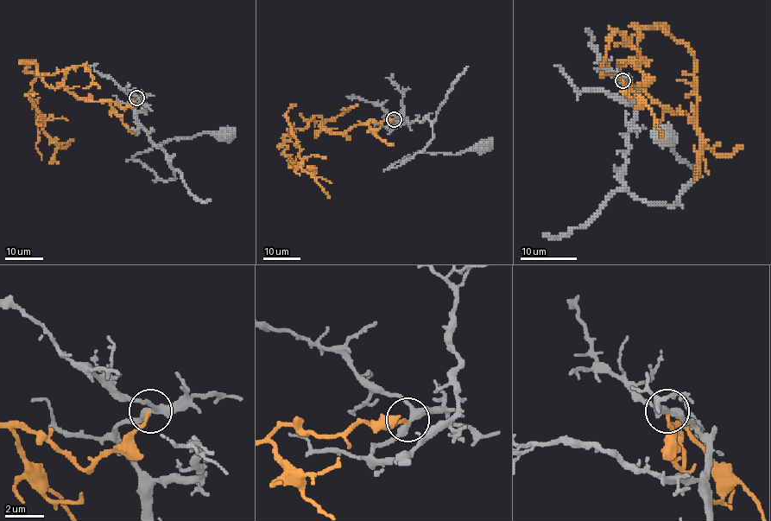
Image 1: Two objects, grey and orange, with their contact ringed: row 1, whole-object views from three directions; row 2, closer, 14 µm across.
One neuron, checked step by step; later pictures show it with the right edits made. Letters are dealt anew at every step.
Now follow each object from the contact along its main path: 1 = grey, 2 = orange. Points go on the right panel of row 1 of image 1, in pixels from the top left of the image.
1: (623, 80), (635, 123), (622, 181), (672, 206), (696, 176), (673, 150), (676, 137), (654, 130)
2: (623, 80), (659, 25), (694, 60), (696, 116), (601, 75)

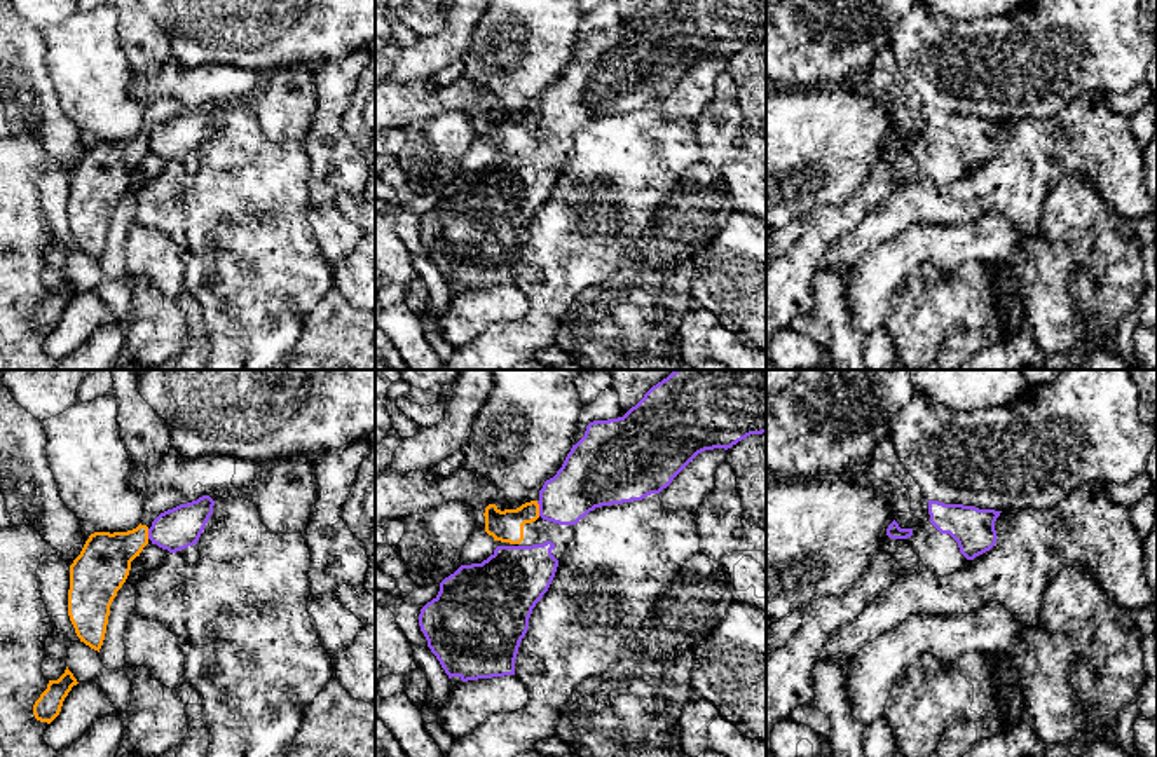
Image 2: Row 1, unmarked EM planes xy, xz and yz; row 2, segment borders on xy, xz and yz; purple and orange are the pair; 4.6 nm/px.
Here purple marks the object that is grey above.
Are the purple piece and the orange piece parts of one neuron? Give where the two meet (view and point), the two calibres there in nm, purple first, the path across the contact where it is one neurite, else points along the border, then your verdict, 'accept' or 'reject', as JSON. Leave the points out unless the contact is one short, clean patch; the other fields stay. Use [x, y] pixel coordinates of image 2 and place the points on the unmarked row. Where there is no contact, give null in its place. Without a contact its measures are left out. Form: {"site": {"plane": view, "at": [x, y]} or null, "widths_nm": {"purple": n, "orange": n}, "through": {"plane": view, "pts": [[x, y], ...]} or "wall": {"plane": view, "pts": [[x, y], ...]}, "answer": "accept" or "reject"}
{"site": {"plane": "xz", "at": [540, 117]}, "widths_nm": {"purple": 260, "orange": 150}, "wall": {"plane": "xz", "pts": [[536, 110], [540, 124]]}, "answer": "reject"}

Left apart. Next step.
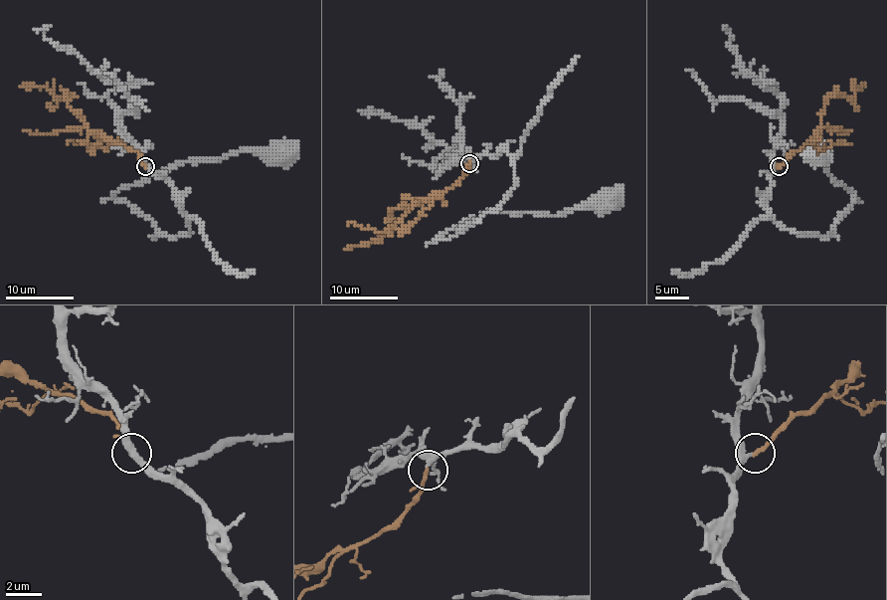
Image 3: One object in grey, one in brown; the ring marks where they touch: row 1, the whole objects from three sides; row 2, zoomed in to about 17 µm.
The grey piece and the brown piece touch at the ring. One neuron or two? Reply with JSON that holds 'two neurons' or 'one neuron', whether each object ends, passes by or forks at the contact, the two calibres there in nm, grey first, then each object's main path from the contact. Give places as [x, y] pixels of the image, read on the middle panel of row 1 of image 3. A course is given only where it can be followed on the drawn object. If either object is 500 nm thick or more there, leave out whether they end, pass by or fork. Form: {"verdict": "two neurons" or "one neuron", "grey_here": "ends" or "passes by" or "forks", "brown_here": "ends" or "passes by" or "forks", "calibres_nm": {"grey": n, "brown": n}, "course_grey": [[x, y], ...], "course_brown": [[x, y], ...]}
{"verdict": "one neuron", "grey_here": "passes by", "brown_here": "ends", "calibres_nm": {"grey": 320, "brown": 240}, "course_grey": [[469, 162], [503, 150], [515, 180], [496, 209], [441, 237], [482, 211], [559, 215], [605, 206], [623, 187]], "course_brown": [[469, 163], [467, 172], [455, 184], [395, 209], [383, 237], [369, 245], [345, 249]]}

